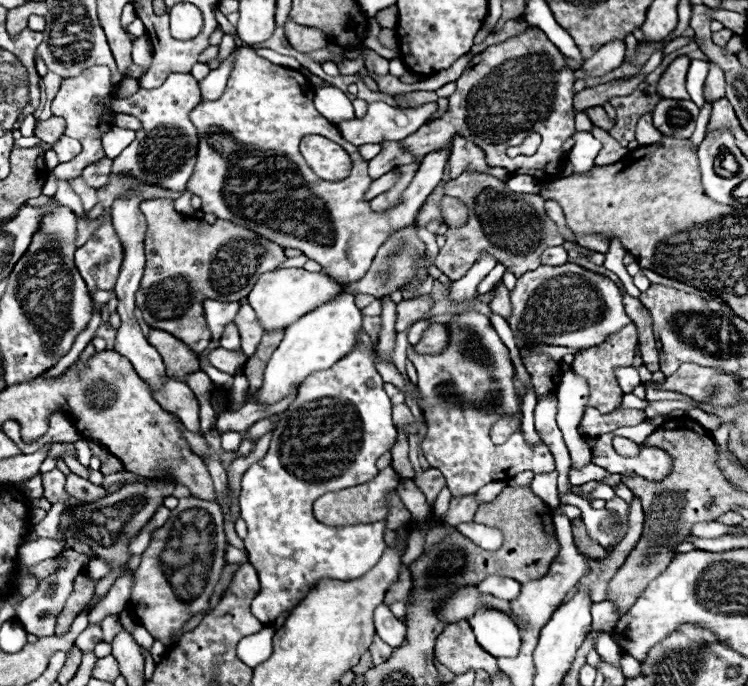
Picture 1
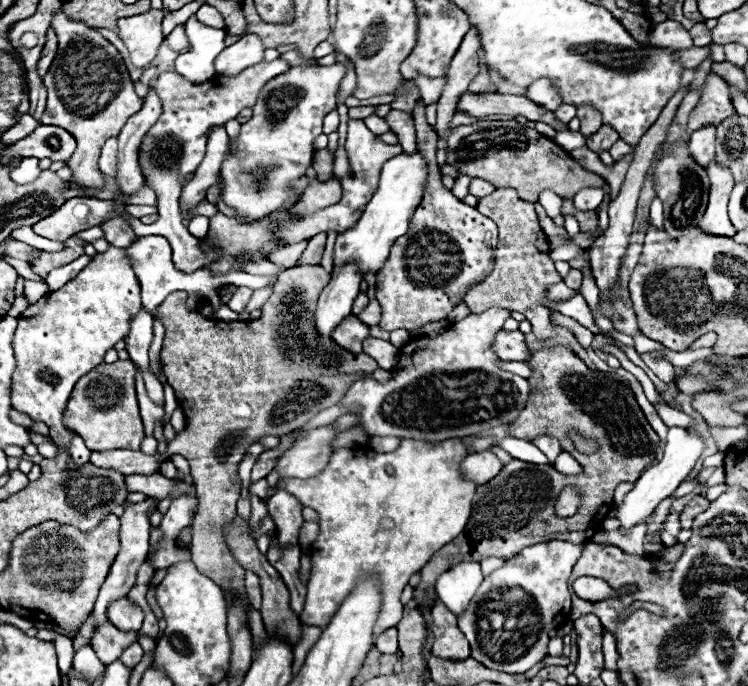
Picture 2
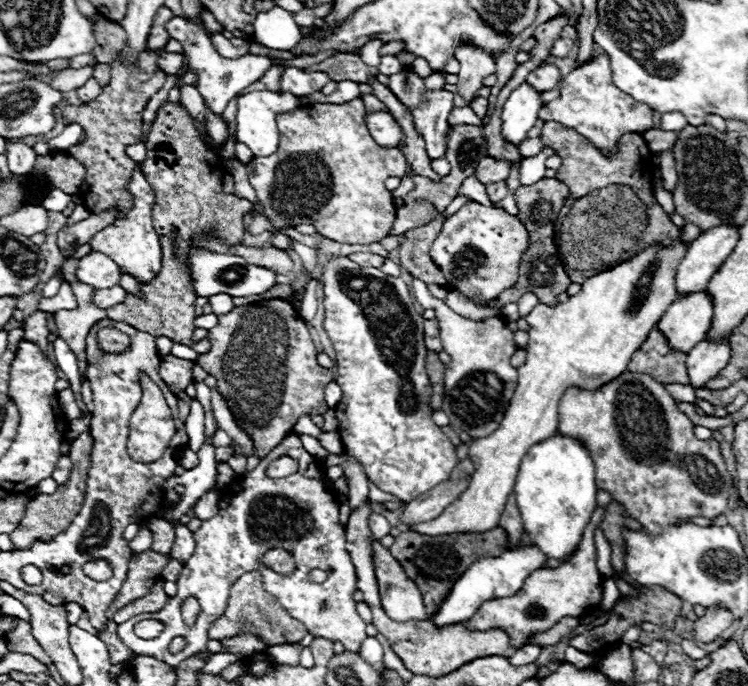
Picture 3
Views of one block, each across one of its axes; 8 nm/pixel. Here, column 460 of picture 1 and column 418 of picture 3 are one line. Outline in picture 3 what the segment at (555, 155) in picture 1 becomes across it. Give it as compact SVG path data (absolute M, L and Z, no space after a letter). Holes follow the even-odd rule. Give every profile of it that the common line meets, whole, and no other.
M402 66L402 70L398 74L390 76L388 88L396 94L396 98L404 106L408 106L408 110L410 110L410 114L414 118L414 128L426 142L426 154L432 160L442 158L446 154L446 136L448 136L448 130L450 130L448 114L454 108L454 94L448 92L448 90L426 90L424 78L414 74L414 70L410 66Z

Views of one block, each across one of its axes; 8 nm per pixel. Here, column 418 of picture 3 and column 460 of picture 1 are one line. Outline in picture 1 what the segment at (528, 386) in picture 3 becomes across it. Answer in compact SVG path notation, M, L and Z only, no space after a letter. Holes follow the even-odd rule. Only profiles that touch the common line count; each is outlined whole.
M464 522L458 524L456 530L460 534L464 534L466 538L470 538L474 544L478 544L484 550L496 550L502 544L502 534L496 528L488 528L484 524L476 524L476 522Z

